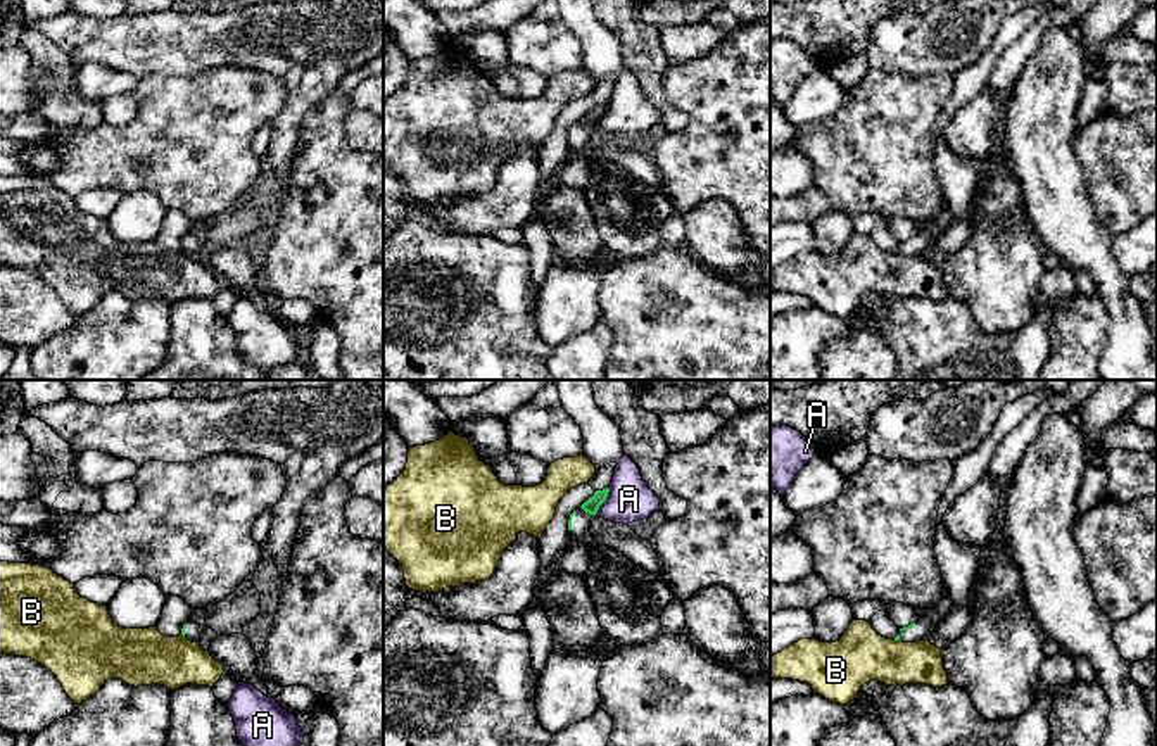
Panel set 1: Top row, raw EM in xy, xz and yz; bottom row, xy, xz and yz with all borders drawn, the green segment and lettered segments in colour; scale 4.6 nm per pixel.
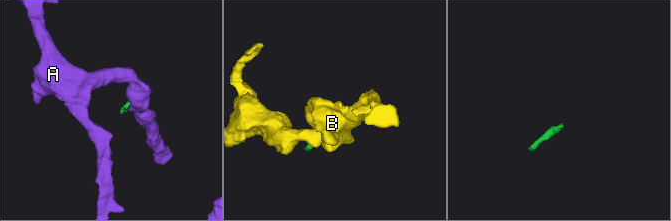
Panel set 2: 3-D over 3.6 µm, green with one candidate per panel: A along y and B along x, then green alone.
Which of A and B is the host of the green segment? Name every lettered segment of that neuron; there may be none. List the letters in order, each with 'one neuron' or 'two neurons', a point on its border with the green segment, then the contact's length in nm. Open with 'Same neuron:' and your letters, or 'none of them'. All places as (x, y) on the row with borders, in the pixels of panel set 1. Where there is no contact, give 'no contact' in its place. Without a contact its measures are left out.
Same neuron: none of them
A: two neurons; contact xz (605, 499); length 140 nm
B: two neurons; contact yz (897, 639); length 30 nm

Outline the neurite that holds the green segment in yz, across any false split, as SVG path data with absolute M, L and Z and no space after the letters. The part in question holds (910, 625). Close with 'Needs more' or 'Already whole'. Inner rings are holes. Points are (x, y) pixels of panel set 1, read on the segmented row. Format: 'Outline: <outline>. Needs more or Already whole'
Outline: M945 594L941 601L929 608L917 622L900 629L900 634L895 637L895 641L903 642L929 641L933 630L946 618L952 608L953 601L948 594Z. Needs more

